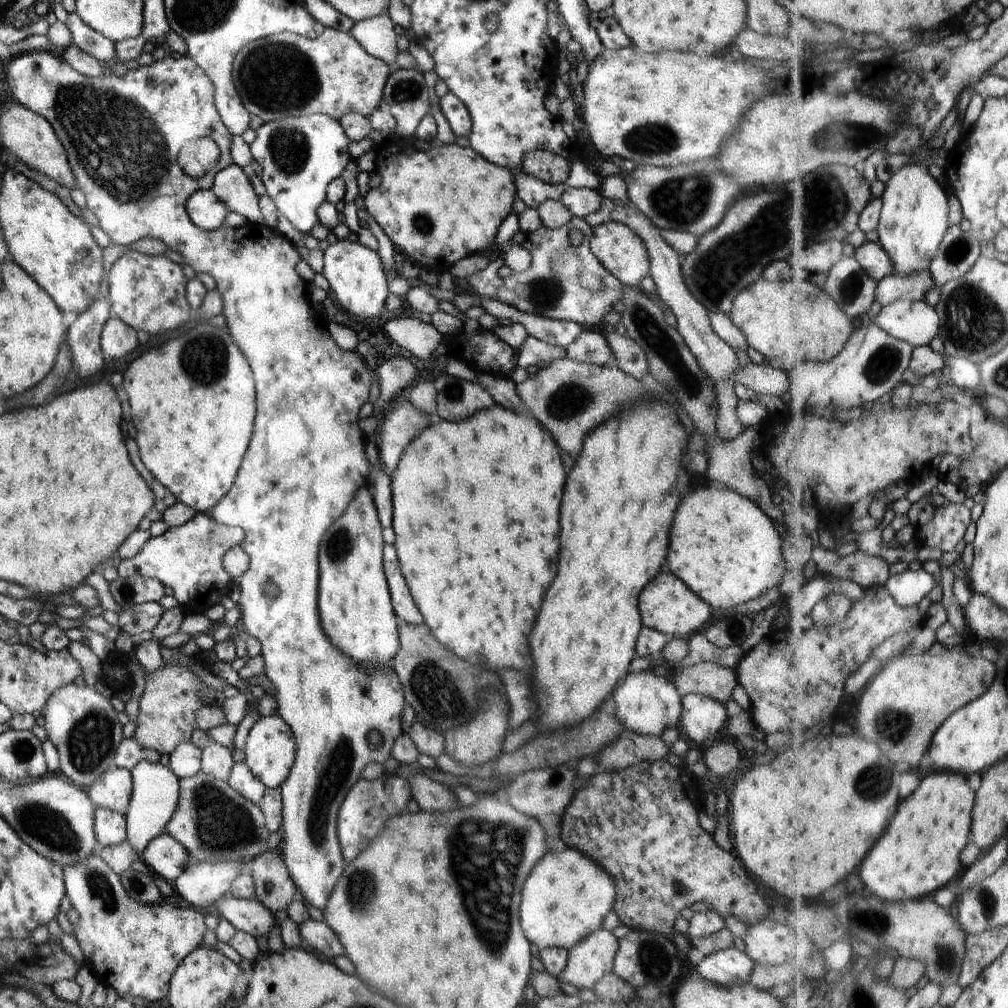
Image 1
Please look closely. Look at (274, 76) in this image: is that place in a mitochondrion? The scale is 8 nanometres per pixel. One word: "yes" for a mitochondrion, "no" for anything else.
yes

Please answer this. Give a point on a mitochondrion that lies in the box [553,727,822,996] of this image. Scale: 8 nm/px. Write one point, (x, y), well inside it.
(644, 960)

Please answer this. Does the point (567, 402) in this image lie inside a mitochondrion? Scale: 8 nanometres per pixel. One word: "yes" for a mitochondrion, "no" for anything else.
yes

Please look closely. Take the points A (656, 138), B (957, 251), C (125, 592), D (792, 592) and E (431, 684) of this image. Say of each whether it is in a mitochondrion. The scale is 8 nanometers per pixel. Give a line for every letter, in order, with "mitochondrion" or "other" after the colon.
A: mitochondrion
B: mitochondrion
C: mitochondrion
D: other
E: mitochondrion

